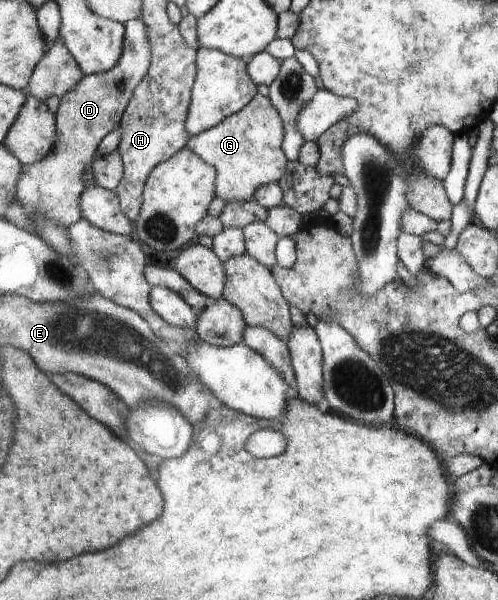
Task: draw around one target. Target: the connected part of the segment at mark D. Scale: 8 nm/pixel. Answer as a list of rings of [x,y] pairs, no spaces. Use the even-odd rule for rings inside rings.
[[[140,18],[127,21],[126,39],[123,43],[123,53],[118,65],[103,74],[86,73],[78,82],[76,89],[68,92],[61,99],[60,108],[55,115],[58,121],[58,140],[55,141],[55,149],[51,151],[51,154],[48,154],[36,163],[22,165],[22,171],[16,186],[16,191],[18,191],[16,201],[18,201],[18,207],[20,207],[18,211],[22,211],[24,217],[31,217],[34,212],[44,212],[49,218],[58,220],[68,228],[81,218],[79,199],[85,190],[84,179],[87,174],[87,168],[91,165],[93,159],[96,159],[95,151],[100,141],[108,133],[120,126],[121,117],[130,98],[133,96],[133,91],[149,70],[150,52],[150,44],[144,22]]]

